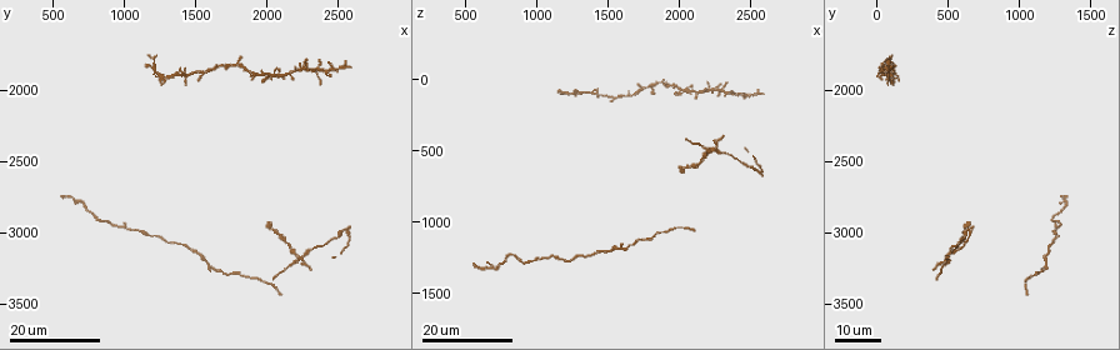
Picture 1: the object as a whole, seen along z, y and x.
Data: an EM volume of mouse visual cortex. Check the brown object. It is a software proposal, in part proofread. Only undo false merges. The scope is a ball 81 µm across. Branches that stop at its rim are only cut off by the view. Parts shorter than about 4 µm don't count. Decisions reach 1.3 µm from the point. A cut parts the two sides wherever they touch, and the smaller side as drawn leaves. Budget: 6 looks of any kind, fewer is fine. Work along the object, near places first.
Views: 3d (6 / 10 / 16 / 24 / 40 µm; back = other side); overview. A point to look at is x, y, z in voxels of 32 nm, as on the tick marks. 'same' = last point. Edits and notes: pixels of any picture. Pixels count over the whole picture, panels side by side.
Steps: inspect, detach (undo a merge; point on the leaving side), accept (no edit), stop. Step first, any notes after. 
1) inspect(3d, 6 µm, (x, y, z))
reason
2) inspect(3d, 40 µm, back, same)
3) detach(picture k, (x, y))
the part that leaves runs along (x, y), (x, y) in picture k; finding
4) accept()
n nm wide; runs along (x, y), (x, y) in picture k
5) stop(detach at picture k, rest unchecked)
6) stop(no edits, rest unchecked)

inspect(3d, 24 µm, (2000, 1900, 100))

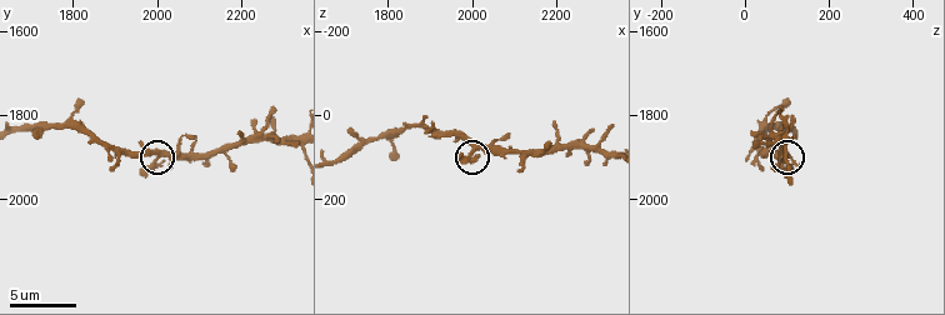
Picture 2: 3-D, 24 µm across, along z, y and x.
inspect(3d, 10 µm, (2020, 1905, 100))
closer look

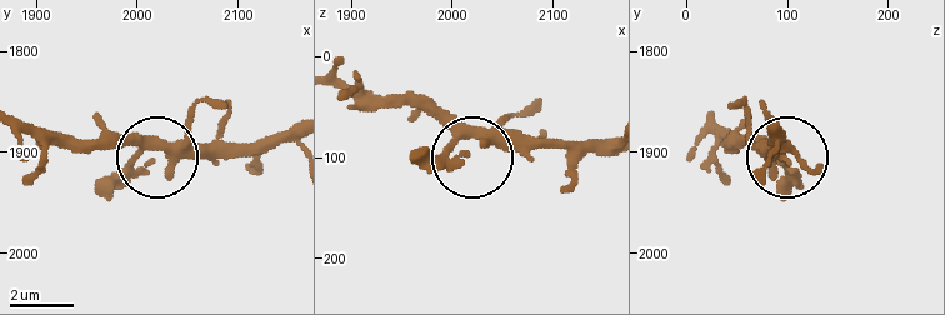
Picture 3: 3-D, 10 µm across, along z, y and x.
accept()
runs along (341, 86), (421, 108), (461, 150), (564, 145) in picture 3; continuous, no second neuron

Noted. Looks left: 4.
inspect(3d, 24 µm, (2220, 3180, 520))
four arms meet

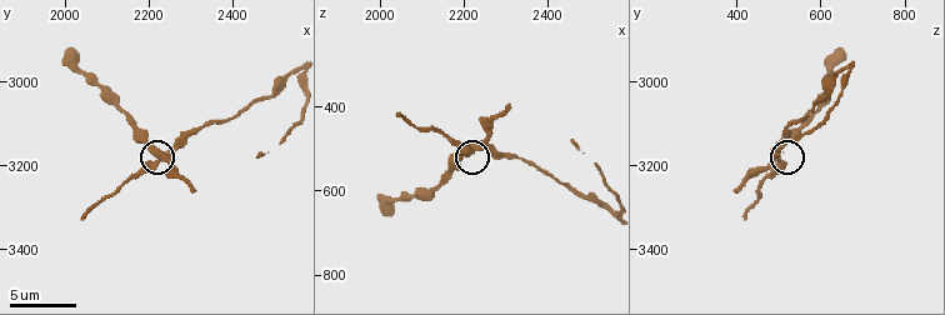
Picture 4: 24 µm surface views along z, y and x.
inspect(3d, 10 µm, (2230, 3180, 495))

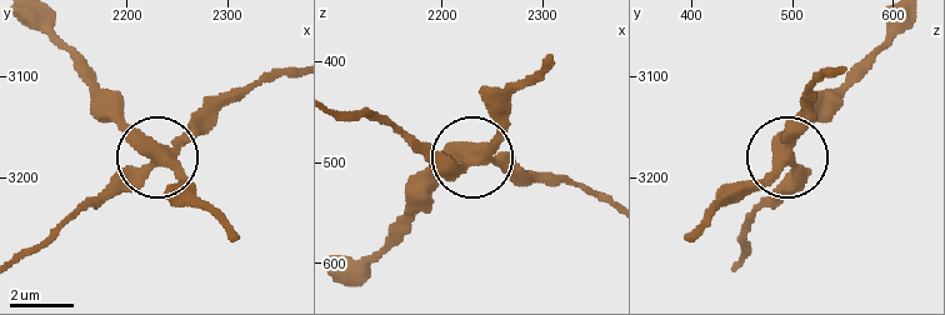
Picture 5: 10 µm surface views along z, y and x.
detach(picture 5, (195, 120))
the part that leaves runs along (164, 155), (185, 146), (266, 80), (290, 74) in picture 5; two neurons meet here

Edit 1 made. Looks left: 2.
stop(detach at picture 5, rest unchecked)

